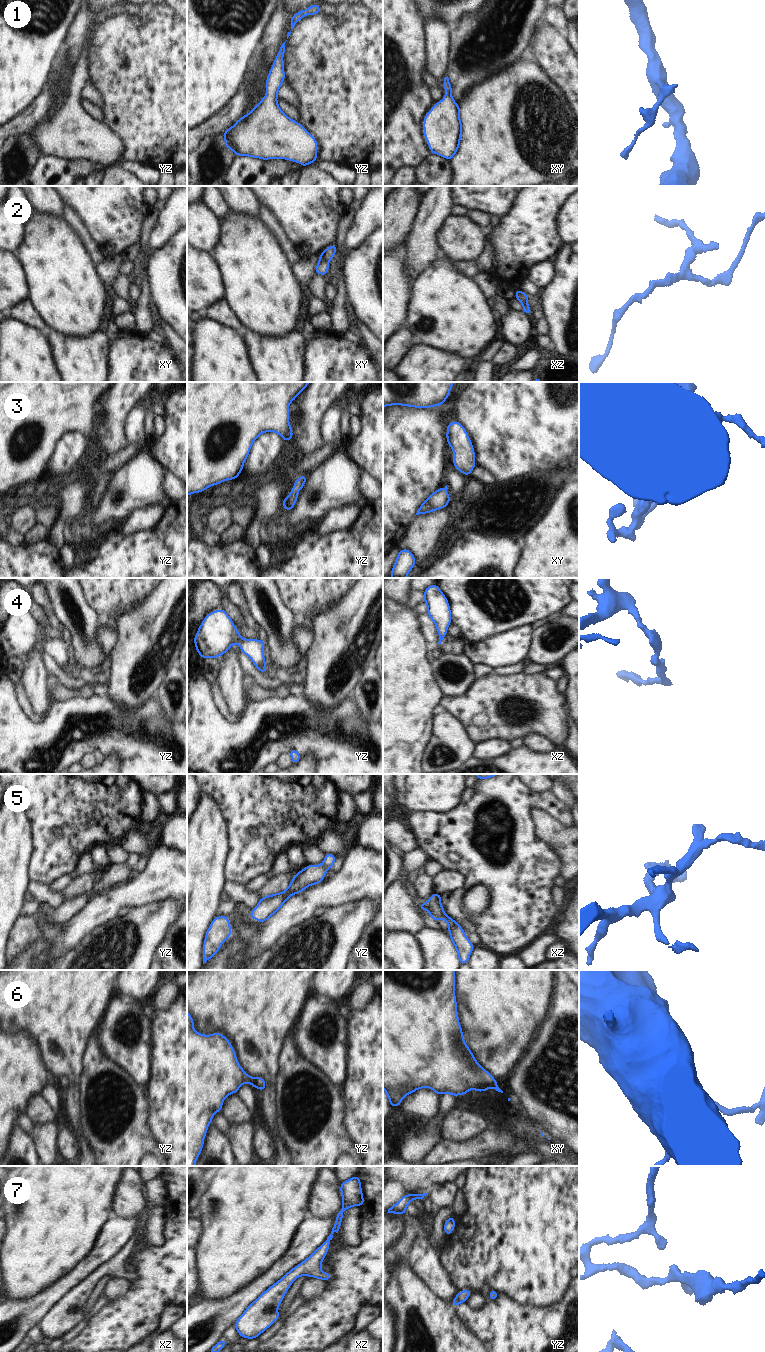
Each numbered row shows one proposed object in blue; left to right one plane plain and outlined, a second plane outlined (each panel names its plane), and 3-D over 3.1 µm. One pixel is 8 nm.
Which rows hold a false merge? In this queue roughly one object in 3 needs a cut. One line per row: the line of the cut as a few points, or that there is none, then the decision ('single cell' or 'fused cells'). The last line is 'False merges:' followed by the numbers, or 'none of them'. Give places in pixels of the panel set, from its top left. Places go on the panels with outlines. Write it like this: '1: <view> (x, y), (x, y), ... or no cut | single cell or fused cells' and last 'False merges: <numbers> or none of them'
1: no cut | single cell
2: xy (319, 258), (325, 259), (328, 262) | fused cells
3: no cut | single cell
4: no cut | single cell
5: no cut | single cell
6: no cut | single cell
7: no cut | single cell
False merges: 2

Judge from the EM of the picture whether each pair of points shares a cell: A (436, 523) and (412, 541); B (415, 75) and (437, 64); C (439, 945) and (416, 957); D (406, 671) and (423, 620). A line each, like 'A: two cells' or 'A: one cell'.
A: one cell
B: two cells
C: two cells
D: two cells

